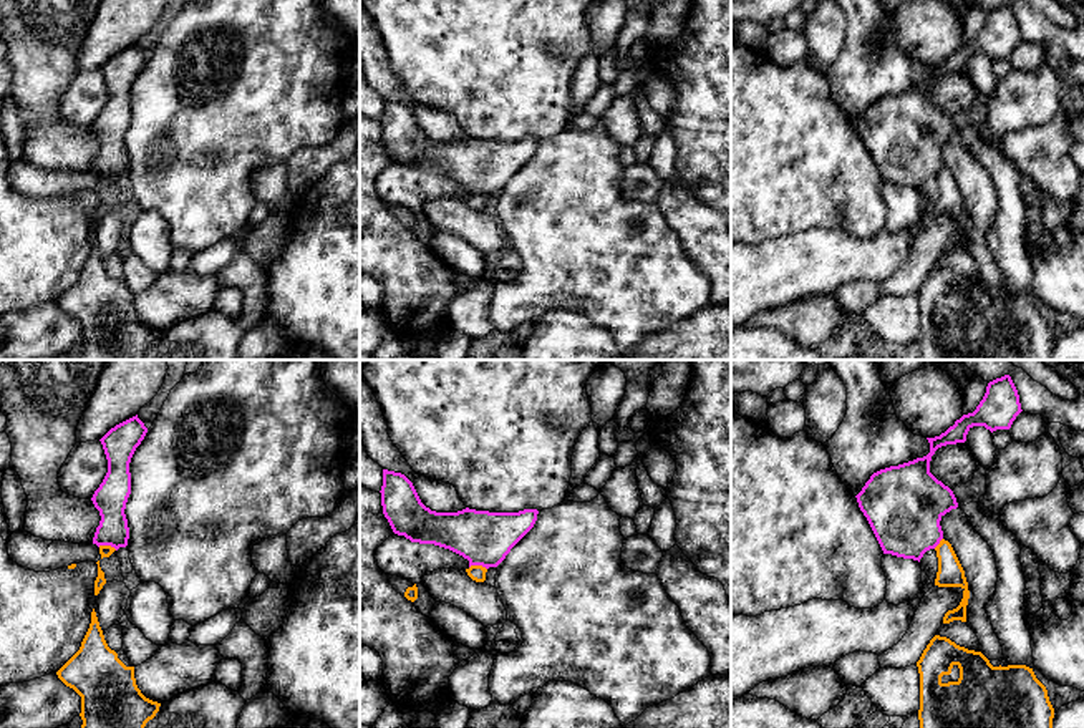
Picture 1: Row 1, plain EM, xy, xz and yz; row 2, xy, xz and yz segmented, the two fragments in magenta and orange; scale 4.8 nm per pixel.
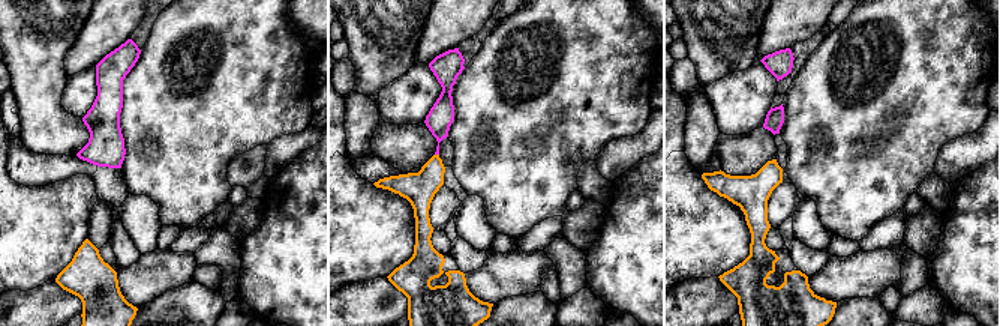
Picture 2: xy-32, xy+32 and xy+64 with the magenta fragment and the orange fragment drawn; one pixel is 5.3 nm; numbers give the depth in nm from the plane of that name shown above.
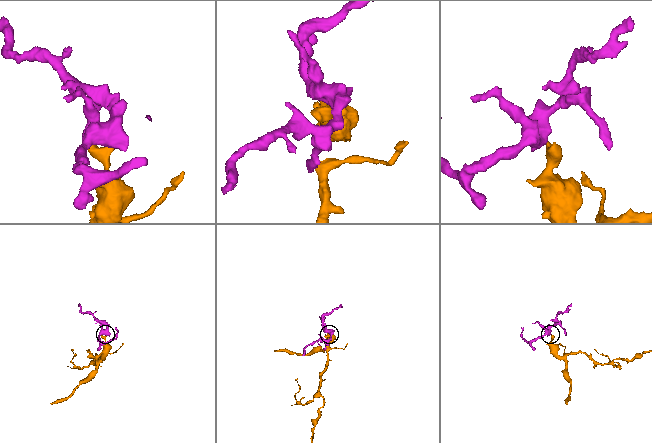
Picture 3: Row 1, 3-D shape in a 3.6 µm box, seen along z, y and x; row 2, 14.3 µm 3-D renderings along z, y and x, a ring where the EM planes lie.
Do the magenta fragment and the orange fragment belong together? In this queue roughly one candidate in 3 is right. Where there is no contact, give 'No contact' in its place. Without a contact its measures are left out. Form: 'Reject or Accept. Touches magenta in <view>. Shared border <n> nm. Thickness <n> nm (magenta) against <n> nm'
Reject. Touches magenta in xz. Shared border 90 nm. Thickness 260 nm (magenta) against 80 nm

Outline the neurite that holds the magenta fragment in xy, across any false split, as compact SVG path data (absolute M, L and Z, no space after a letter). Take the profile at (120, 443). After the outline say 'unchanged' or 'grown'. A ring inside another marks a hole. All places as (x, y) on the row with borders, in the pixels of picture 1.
M136 415L99 439L108 459L108 473L91 497L101 516L93 537L98 547L111 546L118 551L128 546L129 527L124 509L131 494L129 463L146 433L148 428Z | unchanged

